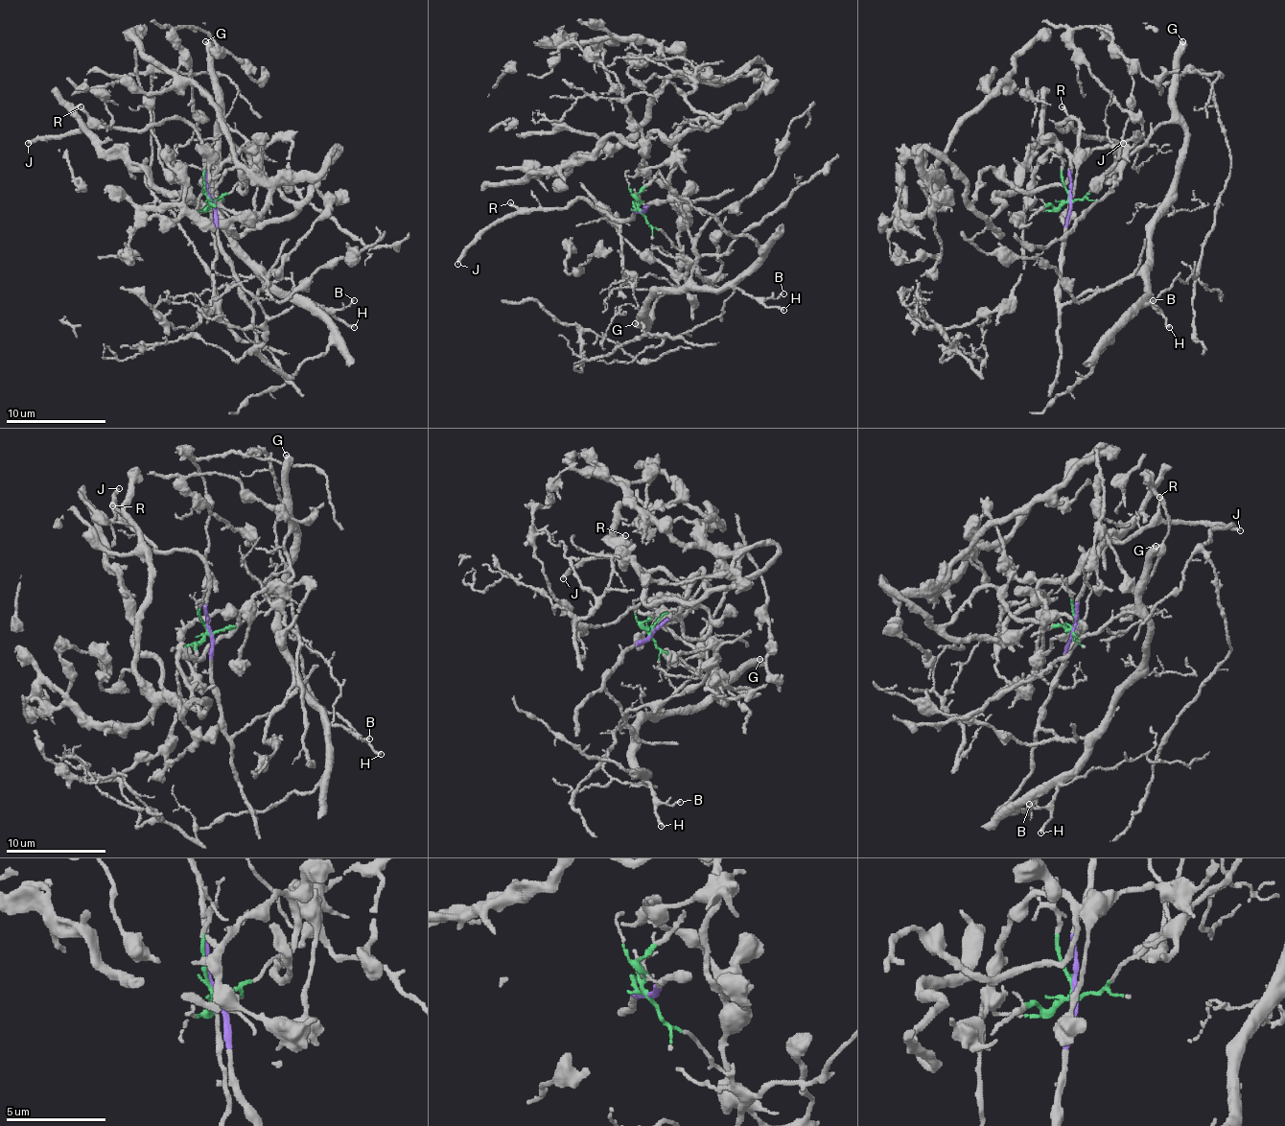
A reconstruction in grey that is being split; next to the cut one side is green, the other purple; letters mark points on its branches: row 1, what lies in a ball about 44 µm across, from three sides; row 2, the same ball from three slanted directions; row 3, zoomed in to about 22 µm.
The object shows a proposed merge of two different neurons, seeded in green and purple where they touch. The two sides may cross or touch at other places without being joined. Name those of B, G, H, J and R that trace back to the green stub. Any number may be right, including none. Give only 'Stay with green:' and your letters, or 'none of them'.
Stay with green: B, G, H

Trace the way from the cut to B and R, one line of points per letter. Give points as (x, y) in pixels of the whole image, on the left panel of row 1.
B: (209, 199), (257, 163), (257, 149), (221, 124), (217, 213), (229, 241), (302, 303), (354, 300)
R: (209, 199), (202, 138), (187, 124), (165, 118), (140, 130), (103, 129), (80, 105)

